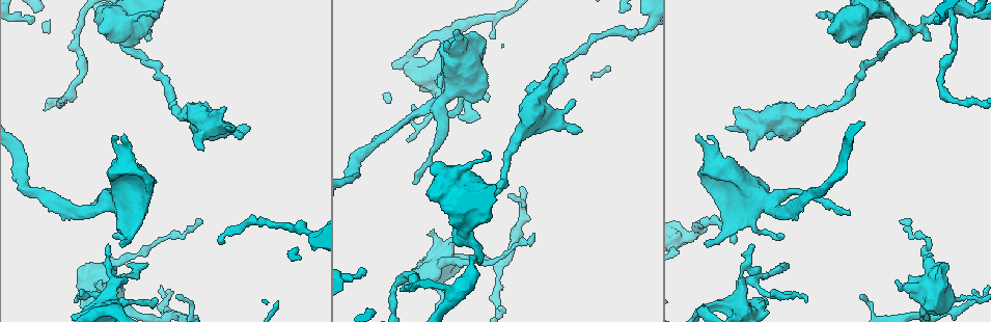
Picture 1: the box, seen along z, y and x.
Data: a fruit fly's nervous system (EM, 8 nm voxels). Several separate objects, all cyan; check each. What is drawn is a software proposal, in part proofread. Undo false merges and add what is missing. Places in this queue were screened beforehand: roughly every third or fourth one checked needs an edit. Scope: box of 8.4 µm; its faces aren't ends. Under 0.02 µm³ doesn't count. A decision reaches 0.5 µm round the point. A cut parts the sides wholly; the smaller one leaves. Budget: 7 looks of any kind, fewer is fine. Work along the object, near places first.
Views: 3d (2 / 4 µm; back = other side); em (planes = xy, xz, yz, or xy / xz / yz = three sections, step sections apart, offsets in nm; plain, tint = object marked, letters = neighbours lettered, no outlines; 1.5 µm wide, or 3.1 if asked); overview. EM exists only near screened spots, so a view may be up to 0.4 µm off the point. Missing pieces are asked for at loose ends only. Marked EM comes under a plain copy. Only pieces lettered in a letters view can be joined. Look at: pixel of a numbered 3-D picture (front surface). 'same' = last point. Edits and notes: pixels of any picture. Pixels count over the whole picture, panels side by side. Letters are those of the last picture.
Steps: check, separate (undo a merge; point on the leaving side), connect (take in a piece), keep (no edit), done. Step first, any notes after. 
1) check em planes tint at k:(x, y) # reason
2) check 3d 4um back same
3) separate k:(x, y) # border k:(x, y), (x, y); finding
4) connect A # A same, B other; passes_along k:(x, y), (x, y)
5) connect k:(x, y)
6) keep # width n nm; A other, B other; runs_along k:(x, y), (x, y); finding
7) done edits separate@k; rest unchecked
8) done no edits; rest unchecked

check 3d 2um at 1:(705, 244) # thin end

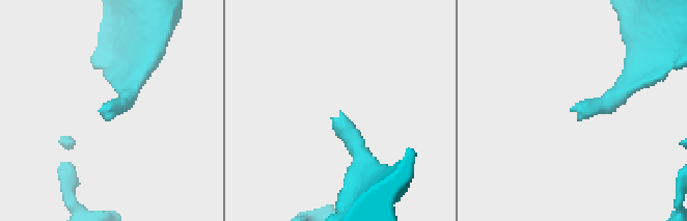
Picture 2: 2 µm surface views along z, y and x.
check em xz step 8 tint at 2:(105, 112) # now the EM

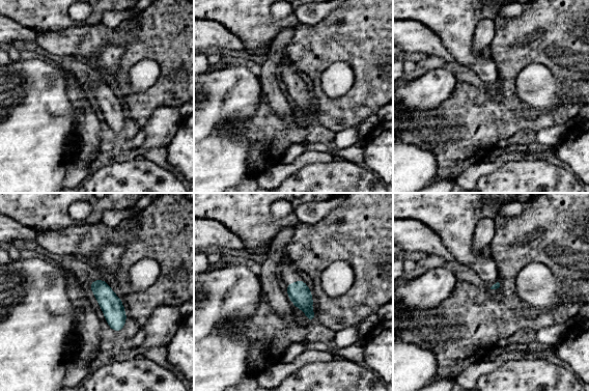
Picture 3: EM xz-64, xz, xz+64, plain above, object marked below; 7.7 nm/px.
check em planes letters same

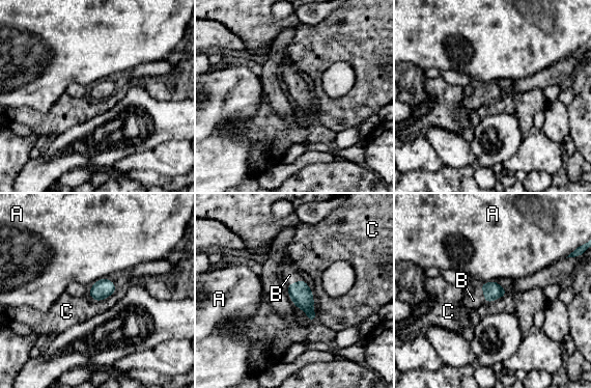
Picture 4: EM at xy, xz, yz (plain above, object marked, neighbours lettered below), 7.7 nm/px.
connect B # A other, B same, C other; the neuron continues

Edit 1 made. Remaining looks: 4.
check overview

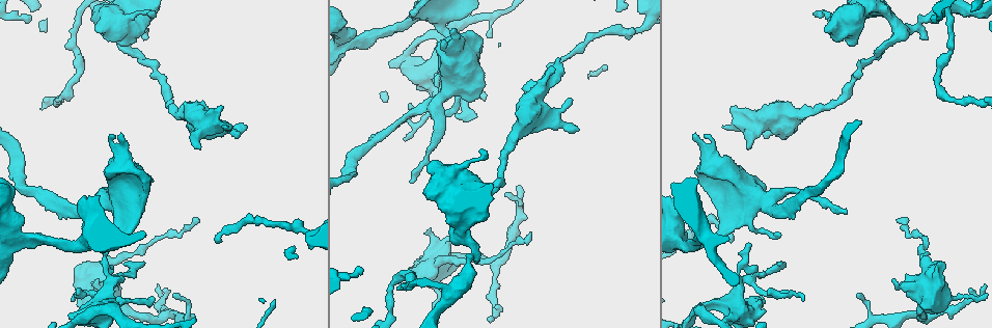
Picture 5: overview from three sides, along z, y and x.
check em yz step 8 tint at 5:(692, 232) # sudden change in width

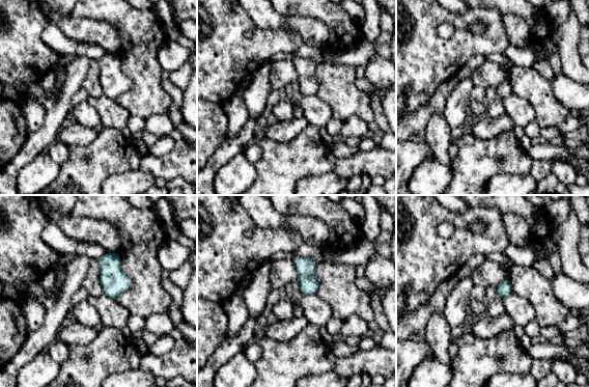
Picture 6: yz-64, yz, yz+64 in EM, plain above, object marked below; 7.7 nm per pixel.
check em xz step 8 letters same # another direction

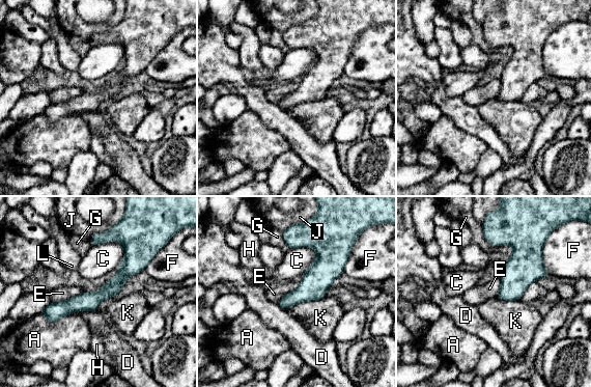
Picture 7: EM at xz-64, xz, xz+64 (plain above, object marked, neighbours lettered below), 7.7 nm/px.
keep # width 140 nm; A other, C other, D other, E other, F other, G other, H other, J other, K other, L other; border 7:(299, 284), (277, 303); all the same neuron

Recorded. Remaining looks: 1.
done edits connect@4; rest unchecked

